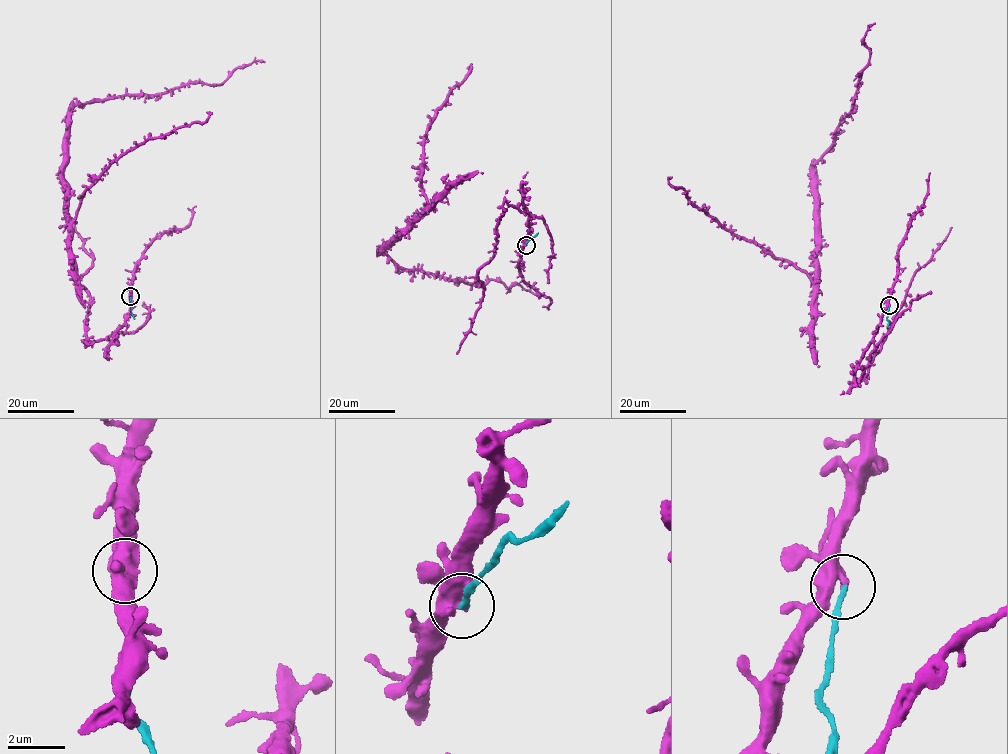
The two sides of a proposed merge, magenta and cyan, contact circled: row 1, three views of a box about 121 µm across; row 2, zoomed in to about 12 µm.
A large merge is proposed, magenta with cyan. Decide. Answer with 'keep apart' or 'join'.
keep apart

